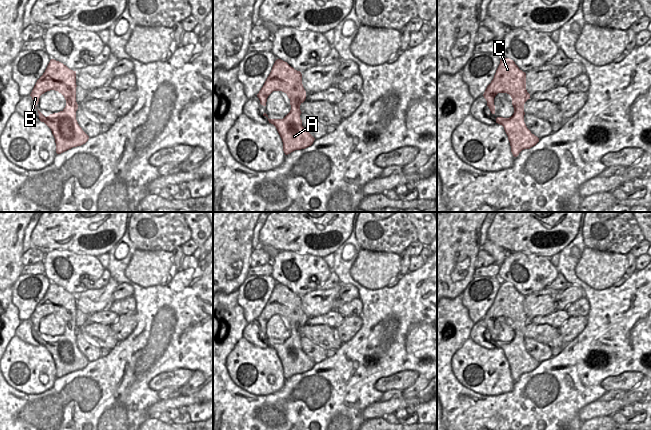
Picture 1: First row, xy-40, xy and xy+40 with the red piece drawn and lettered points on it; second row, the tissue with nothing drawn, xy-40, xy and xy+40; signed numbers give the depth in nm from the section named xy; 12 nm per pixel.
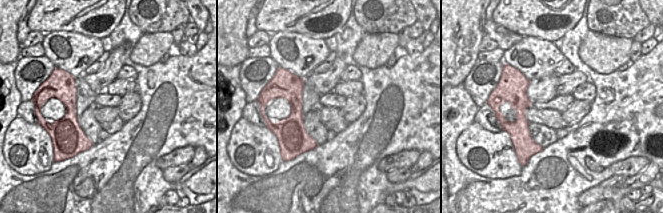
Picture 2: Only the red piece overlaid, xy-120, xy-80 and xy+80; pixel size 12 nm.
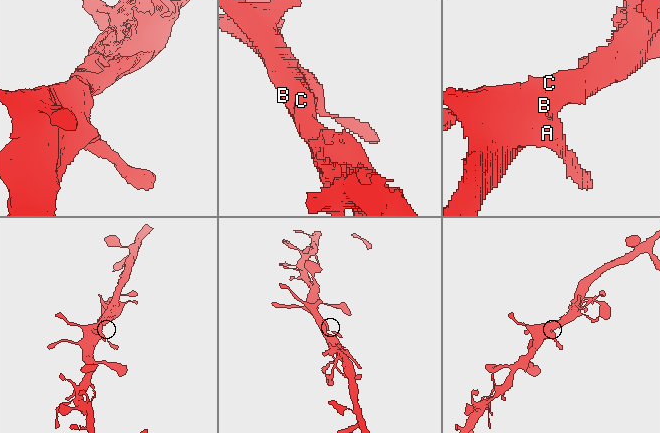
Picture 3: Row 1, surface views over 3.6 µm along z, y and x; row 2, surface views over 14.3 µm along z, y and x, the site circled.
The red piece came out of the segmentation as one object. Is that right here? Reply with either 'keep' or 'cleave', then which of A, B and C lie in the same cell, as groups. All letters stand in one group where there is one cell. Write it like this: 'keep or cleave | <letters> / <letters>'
keep | A B C

